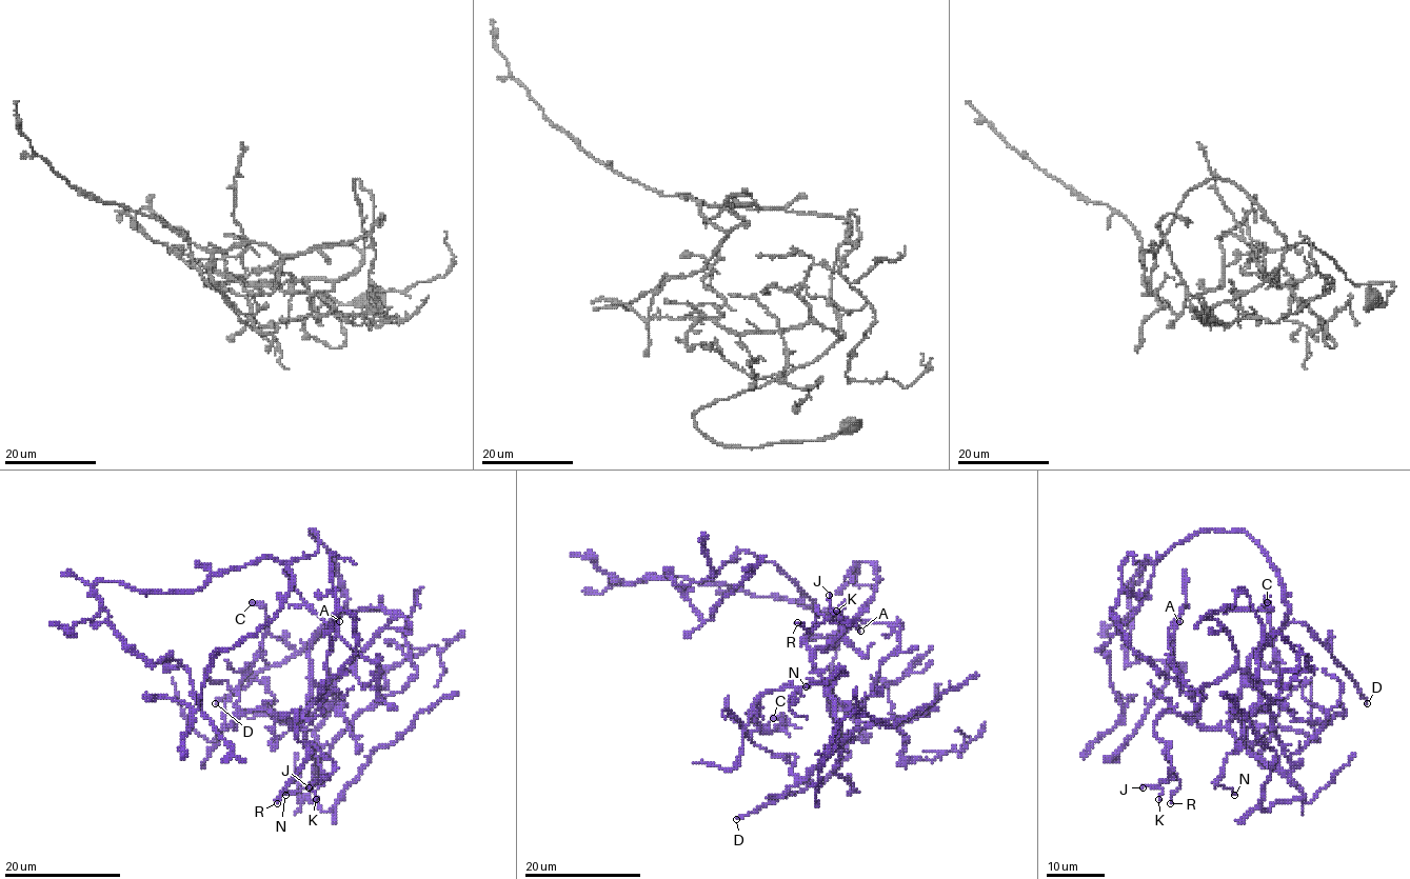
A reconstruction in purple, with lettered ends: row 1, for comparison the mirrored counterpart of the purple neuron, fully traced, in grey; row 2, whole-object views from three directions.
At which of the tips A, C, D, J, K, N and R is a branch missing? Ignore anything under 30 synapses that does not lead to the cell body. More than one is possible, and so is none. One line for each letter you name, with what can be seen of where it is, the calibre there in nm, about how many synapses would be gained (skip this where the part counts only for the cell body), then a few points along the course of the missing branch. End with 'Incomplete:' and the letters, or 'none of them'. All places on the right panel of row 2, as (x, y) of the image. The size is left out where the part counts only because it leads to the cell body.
D: (1367, 703) | 280 nm
Incomplete: D

